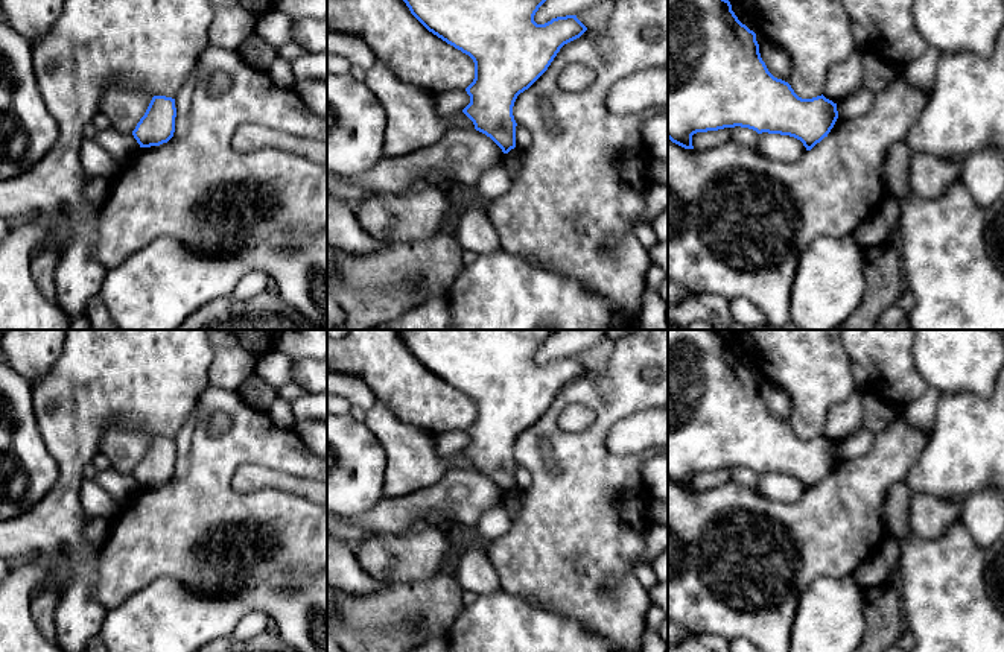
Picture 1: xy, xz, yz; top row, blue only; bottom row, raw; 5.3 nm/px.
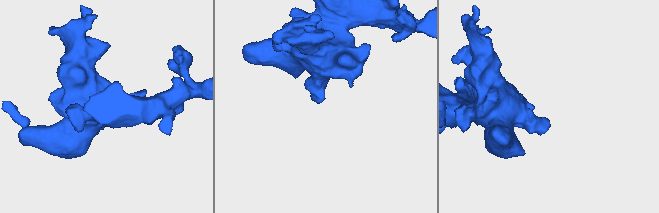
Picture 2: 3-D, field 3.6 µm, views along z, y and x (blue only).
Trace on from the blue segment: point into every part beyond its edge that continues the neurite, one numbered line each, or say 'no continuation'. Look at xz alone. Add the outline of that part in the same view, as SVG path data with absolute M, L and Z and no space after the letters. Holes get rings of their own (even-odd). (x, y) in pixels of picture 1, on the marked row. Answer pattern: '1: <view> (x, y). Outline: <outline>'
no continuation

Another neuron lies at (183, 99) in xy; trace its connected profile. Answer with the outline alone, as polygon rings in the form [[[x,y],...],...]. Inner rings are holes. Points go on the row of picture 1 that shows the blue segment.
[[[195,67],[189,73],[186,82],[183,84],[183,87],[178,90],[175,96],[176,117],[175,117],[173,137],[176,138],[186,137],[189,131],[190,105],[192,105],[192,96],[193,96],[196,82],[198,82],[198,70]]]

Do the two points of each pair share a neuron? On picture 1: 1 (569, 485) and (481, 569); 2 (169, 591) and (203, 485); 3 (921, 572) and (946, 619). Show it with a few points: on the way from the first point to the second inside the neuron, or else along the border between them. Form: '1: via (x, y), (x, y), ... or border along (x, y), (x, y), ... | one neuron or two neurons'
1: border along (484, 550), (498, 575), (501, 587) | two neurons
2: border along (139, 588), (158, 579), (177, 579), (204, 595) | two neurons
3: via (933, 584), (943, 595), (946, 607) | one neuron

